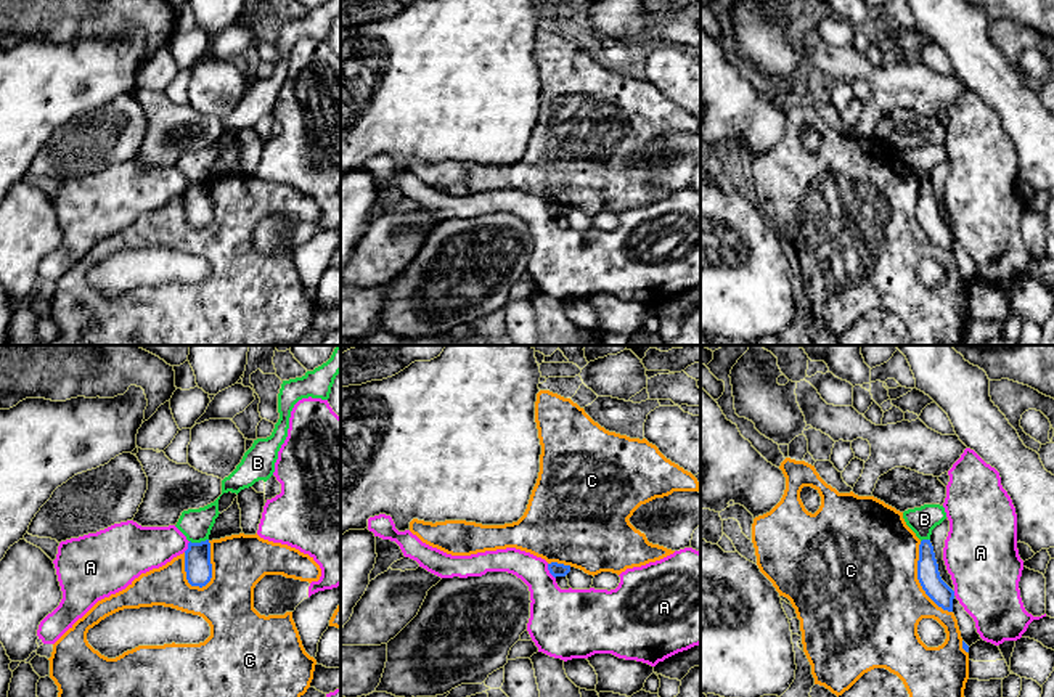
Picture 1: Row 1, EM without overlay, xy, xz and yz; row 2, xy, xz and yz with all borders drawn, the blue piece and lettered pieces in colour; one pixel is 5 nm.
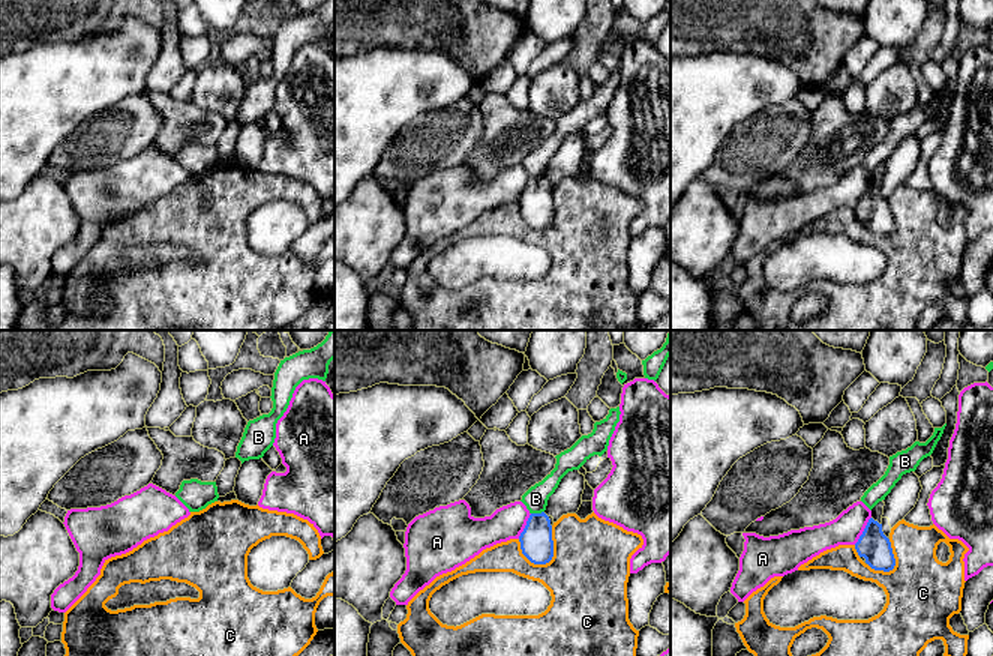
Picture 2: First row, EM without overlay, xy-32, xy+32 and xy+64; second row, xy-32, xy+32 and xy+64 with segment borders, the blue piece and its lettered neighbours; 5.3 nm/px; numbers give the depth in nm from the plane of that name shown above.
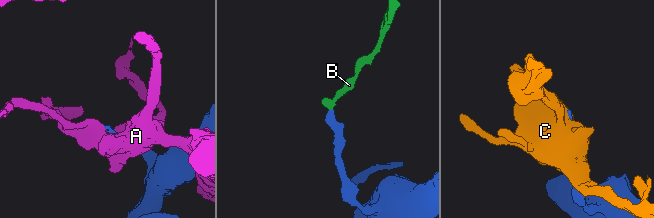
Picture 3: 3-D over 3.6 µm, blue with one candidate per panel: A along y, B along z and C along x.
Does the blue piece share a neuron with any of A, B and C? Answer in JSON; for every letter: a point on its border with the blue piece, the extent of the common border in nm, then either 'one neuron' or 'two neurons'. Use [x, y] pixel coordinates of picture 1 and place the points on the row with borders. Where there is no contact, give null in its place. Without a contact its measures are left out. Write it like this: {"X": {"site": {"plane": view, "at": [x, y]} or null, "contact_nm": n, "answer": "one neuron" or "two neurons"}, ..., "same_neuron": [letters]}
{"A": {"site": {"plane": "xz", "at": [550, 572]}, "contact_nm": 90, "answer": "two neurons"}, "B": {"site": {"plane": "xy", "at": [198, 543]}, "contact_nm": 100, "answer": "two neurons"}, "C": {"site": {"plane": "xy", "at": [211, 570]}, "contact_nm": 240, "answer": "two neurons"}, "same_neuron": []}

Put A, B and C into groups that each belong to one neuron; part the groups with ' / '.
A / B / C

